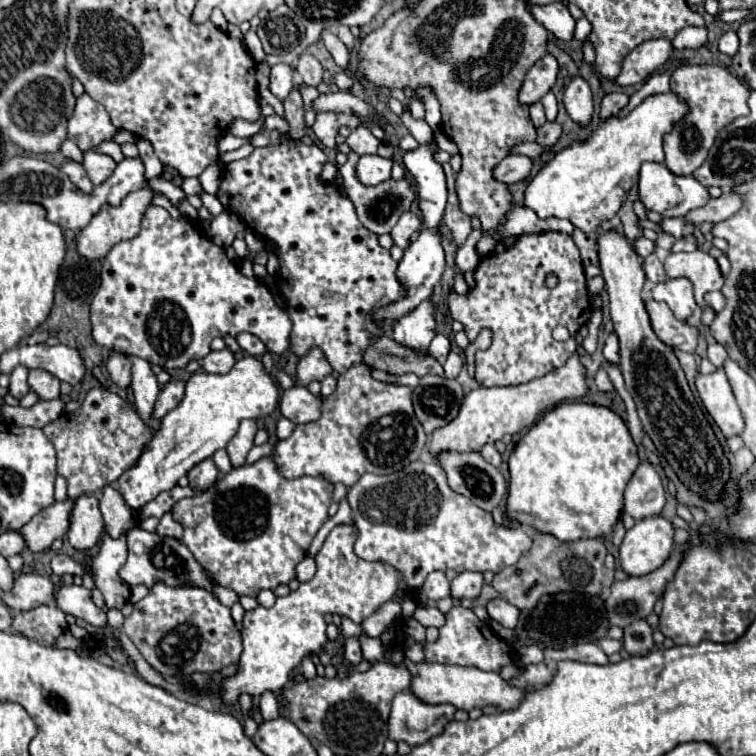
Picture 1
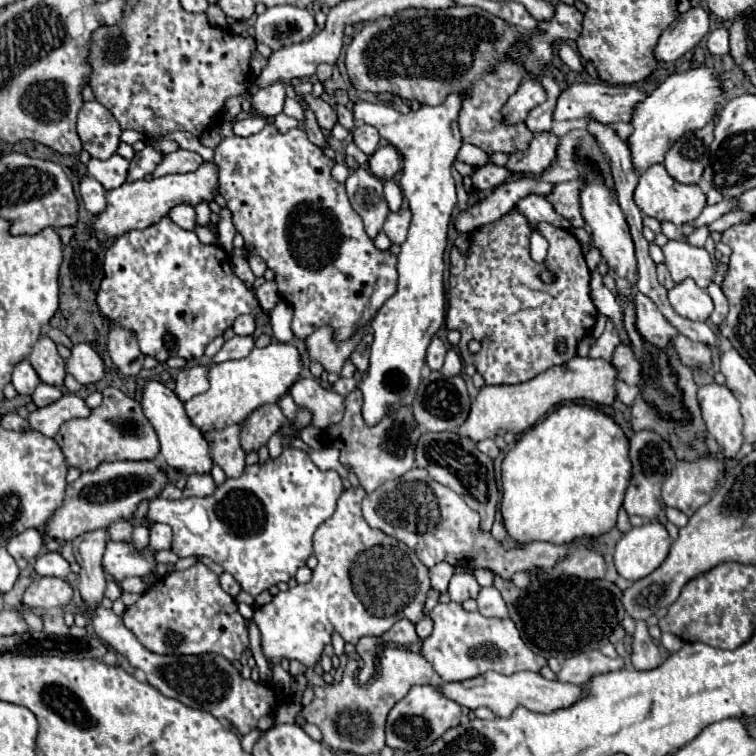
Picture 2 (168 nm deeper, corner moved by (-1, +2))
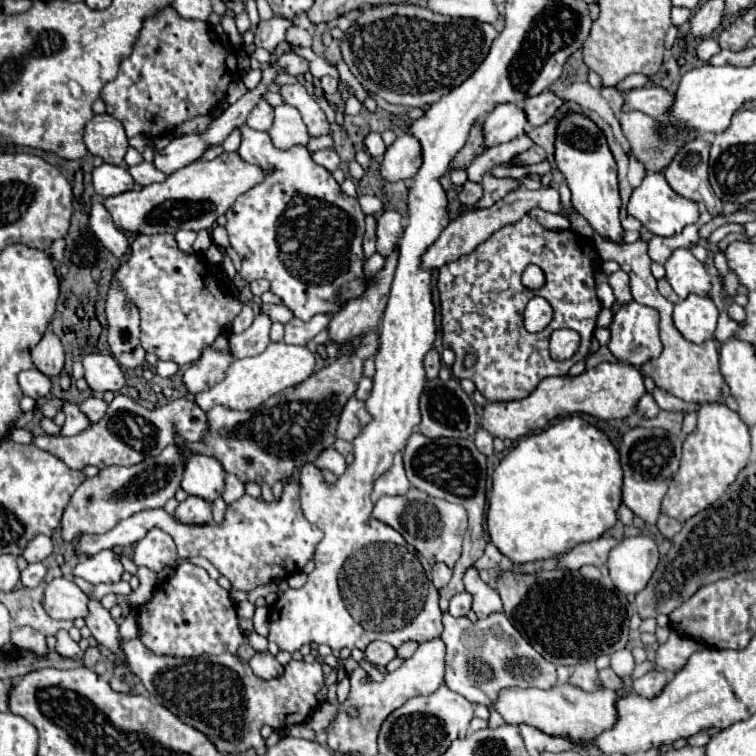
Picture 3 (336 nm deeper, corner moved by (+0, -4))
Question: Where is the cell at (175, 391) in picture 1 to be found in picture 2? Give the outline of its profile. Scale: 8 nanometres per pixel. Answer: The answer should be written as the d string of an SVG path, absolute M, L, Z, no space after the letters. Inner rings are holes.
M190 364L176 376L176 396L188 402L192 396L208 390L208 368L206 364Z

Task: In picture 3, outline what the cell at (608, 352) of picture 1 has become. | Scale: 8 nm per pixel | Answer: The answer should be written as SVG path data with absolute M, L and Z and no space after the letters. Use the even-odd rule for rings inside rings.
M655 386L655 390L651 392L651 396L653 396L653 400L657 402L657 406L659 406L661 410L679 410L679 412L685 412L685 410L687 410L687 404L685 404L683 400L675 398L673 394L669 394L669 392L665 392L665 390L657 388L657 386Z

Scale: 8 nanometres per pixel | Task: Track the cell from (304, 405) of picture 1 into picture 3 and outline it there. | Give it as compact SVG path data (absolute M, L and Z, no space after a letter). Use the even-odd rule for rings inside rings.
M349 398L347 404L345 404L343 410L341 410L335 436L341 438L341 440L351 442L351 440L355 438L355 434L359 434L359 430L361 430L369 420L371 420L371 416L367 414L363 402L357 400L357 398Z

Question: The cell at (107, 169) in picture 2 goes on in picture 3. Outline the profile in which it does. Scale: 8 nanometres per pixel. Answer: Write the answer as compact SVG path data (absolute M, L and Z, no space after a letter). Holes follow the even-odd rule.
M101 164L93 170L93 188L101 196L115 196L135 186L133 176L123 166Z

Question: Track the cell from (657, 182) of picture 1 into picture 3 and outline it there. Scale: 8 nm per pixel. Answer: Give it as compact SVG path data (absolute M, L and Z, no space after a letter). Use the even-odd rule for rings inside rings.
M651 172L651 174L647 174L643 178L641 186L633 190L627 210L629 210L631 216L635 216L655 236L675 236L685 226L695 224L699 220L699 208L697 208L697 204L693 200L683 198L677 192L673 192L661 172Z

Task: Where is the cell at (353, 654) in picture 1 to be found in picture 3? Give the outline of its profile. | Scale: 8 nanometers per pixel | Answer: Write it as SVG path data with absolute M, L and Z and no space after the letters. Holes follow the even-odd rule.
M371 642L367 648L365 648L365 658L371 666L385 666L391 658L397 656L397 648L393 648L391 644L387 642Z

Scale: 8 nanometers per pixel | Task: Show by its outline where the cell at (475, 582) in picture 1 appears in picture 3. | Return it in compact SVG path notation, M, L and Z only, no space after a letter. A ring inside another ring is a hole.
M463 590L459 594L455 594L451 598L451 604L449 604L449 614L455 614L455 616L465 616L469 610L471 610L471 604L473 604L473 596Z

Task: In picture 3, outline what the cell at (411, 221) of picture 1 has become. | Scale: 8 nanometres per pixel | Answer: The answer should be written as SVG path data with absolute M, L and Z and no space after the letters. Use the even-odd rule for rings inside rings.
M385 210L377 218L377 252L381 256L389 256L403 236L403 216L395 210Z

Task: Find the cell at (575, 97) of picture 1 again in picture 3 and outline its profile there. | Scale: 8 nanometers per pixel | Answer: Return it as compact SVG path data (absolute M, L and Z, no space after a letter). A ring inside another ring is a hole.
M523 134L523 136L513 138L511 142L487 148L479 158L475 158L475 162L471 162L471 166L467 168L467 178L471 182L481 182L483 174L489 172L493 166L509 162L515 154L519 154L523 150L529 150L531 146L533 146L533 140L527 134Z

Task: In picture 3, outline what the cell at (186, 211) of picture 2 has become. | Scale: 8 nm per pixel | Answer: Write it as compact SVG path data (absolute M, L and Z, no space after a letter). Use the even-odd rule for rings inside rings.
M177 230L175 232L175 240L183 252L193 252L191 246L193 246L195 238L197 238L197 232L193 232L193 230Z

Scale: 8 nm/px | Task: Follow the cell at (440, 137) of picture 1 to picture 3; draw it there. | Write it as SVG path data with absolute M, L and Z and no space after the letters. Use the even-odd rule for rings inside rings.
M485 174L483 176L483 198L471 206L471 208L479 208L479 206L491 206L495 204L497 200L505 198L511 190L515 190L519 186L519 180L515 178L495 178L491 174Z

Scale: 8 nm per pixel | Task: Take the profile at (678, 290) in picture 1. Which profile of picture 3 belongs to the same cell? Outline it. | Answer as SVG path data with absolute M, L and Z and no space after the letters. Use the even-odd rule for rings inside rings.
M689 294L679 300L673 310L673 322L677 330L691 342L703 342L713 338L719 312L711 298Z

